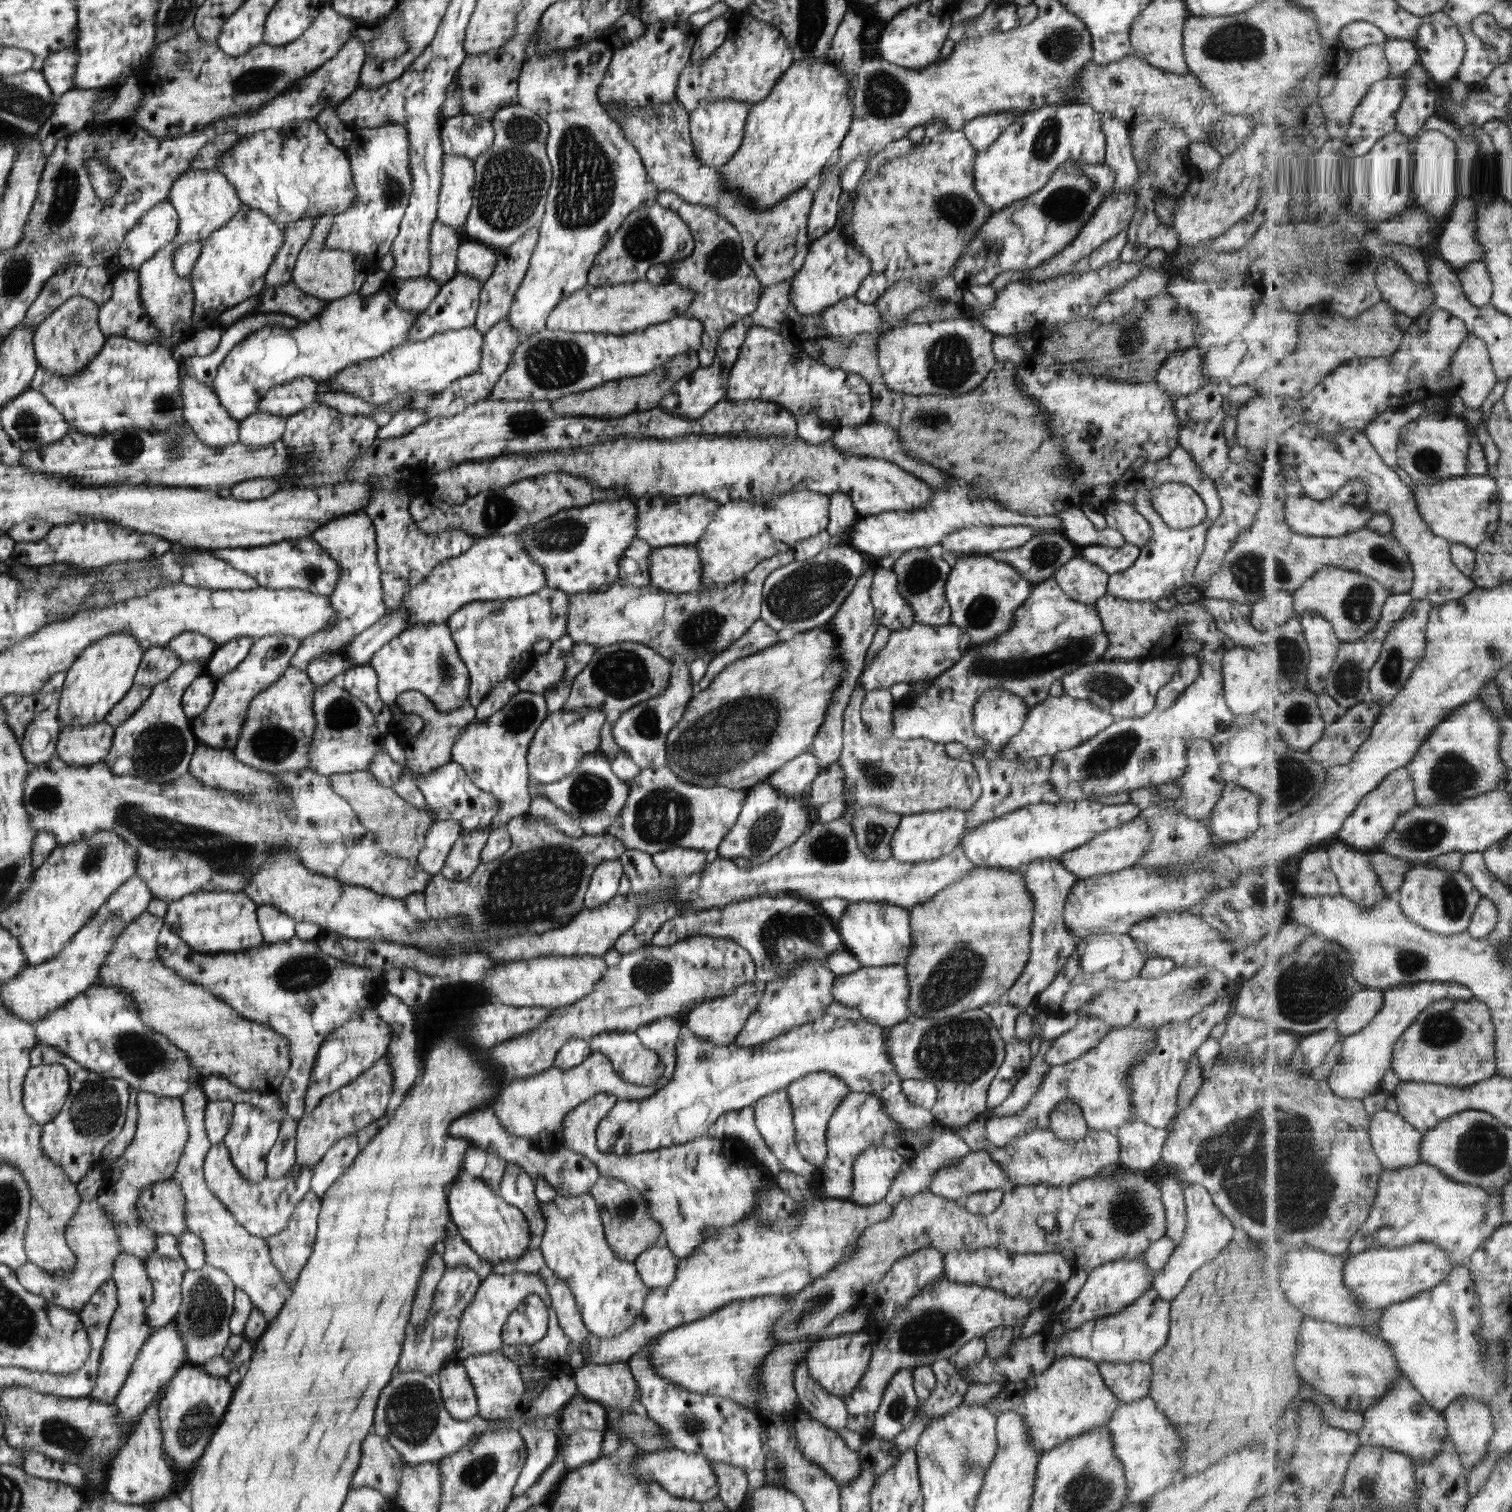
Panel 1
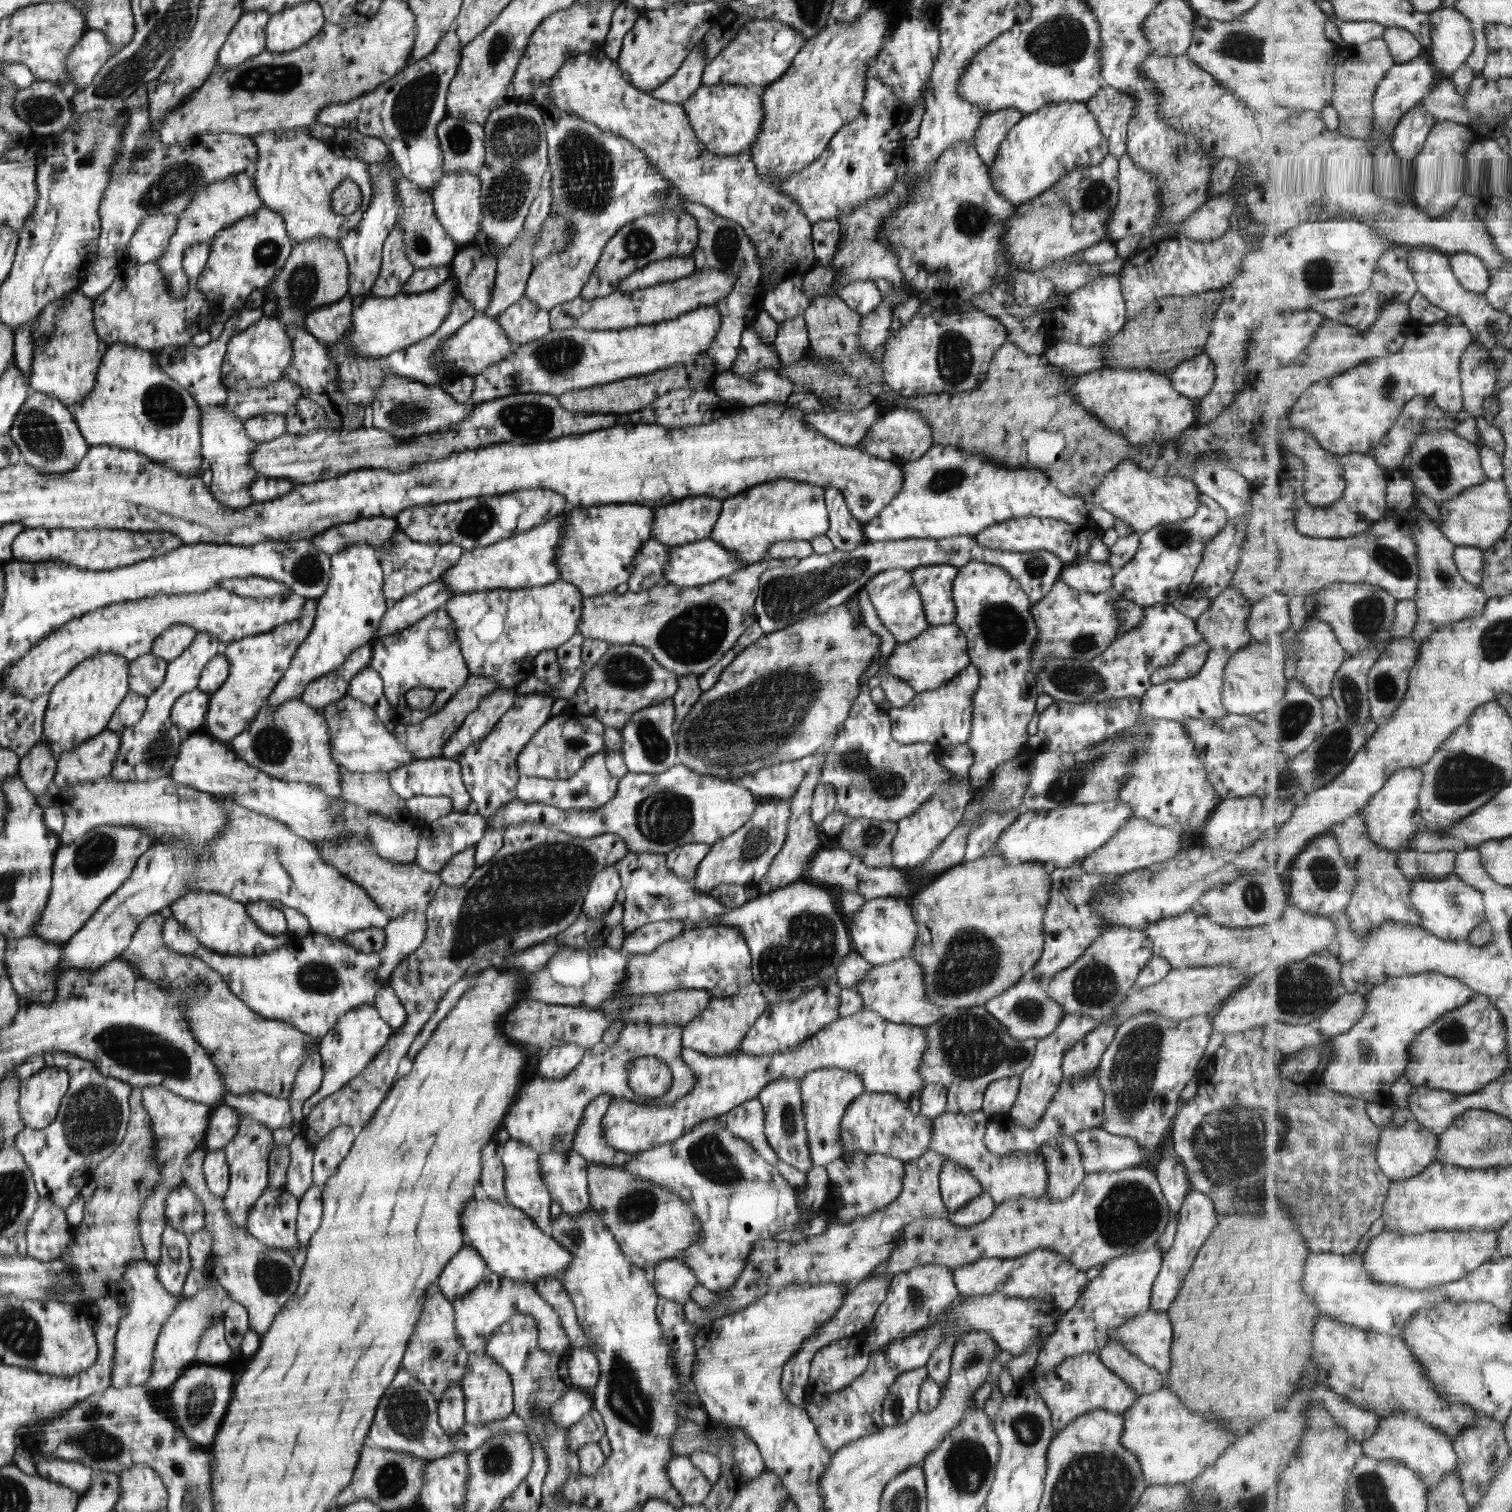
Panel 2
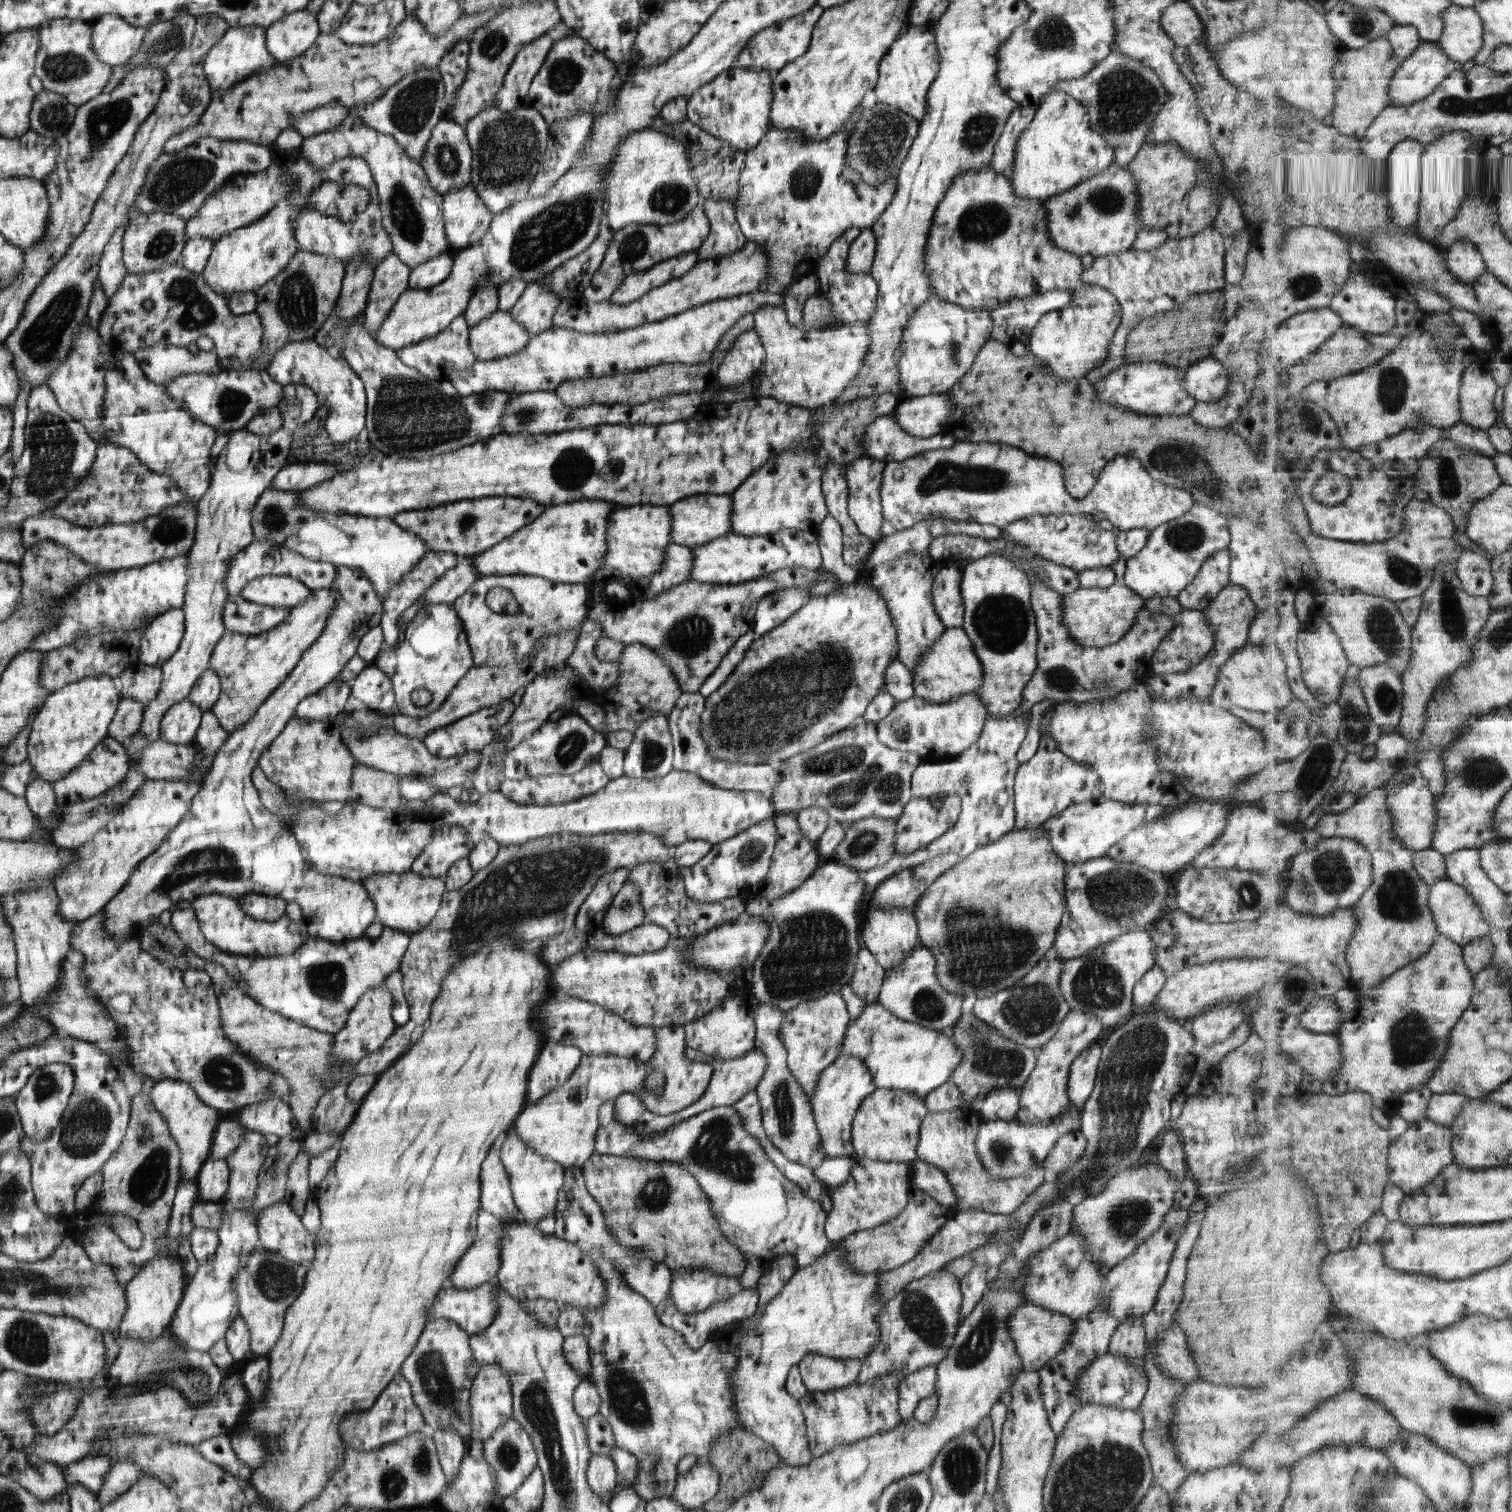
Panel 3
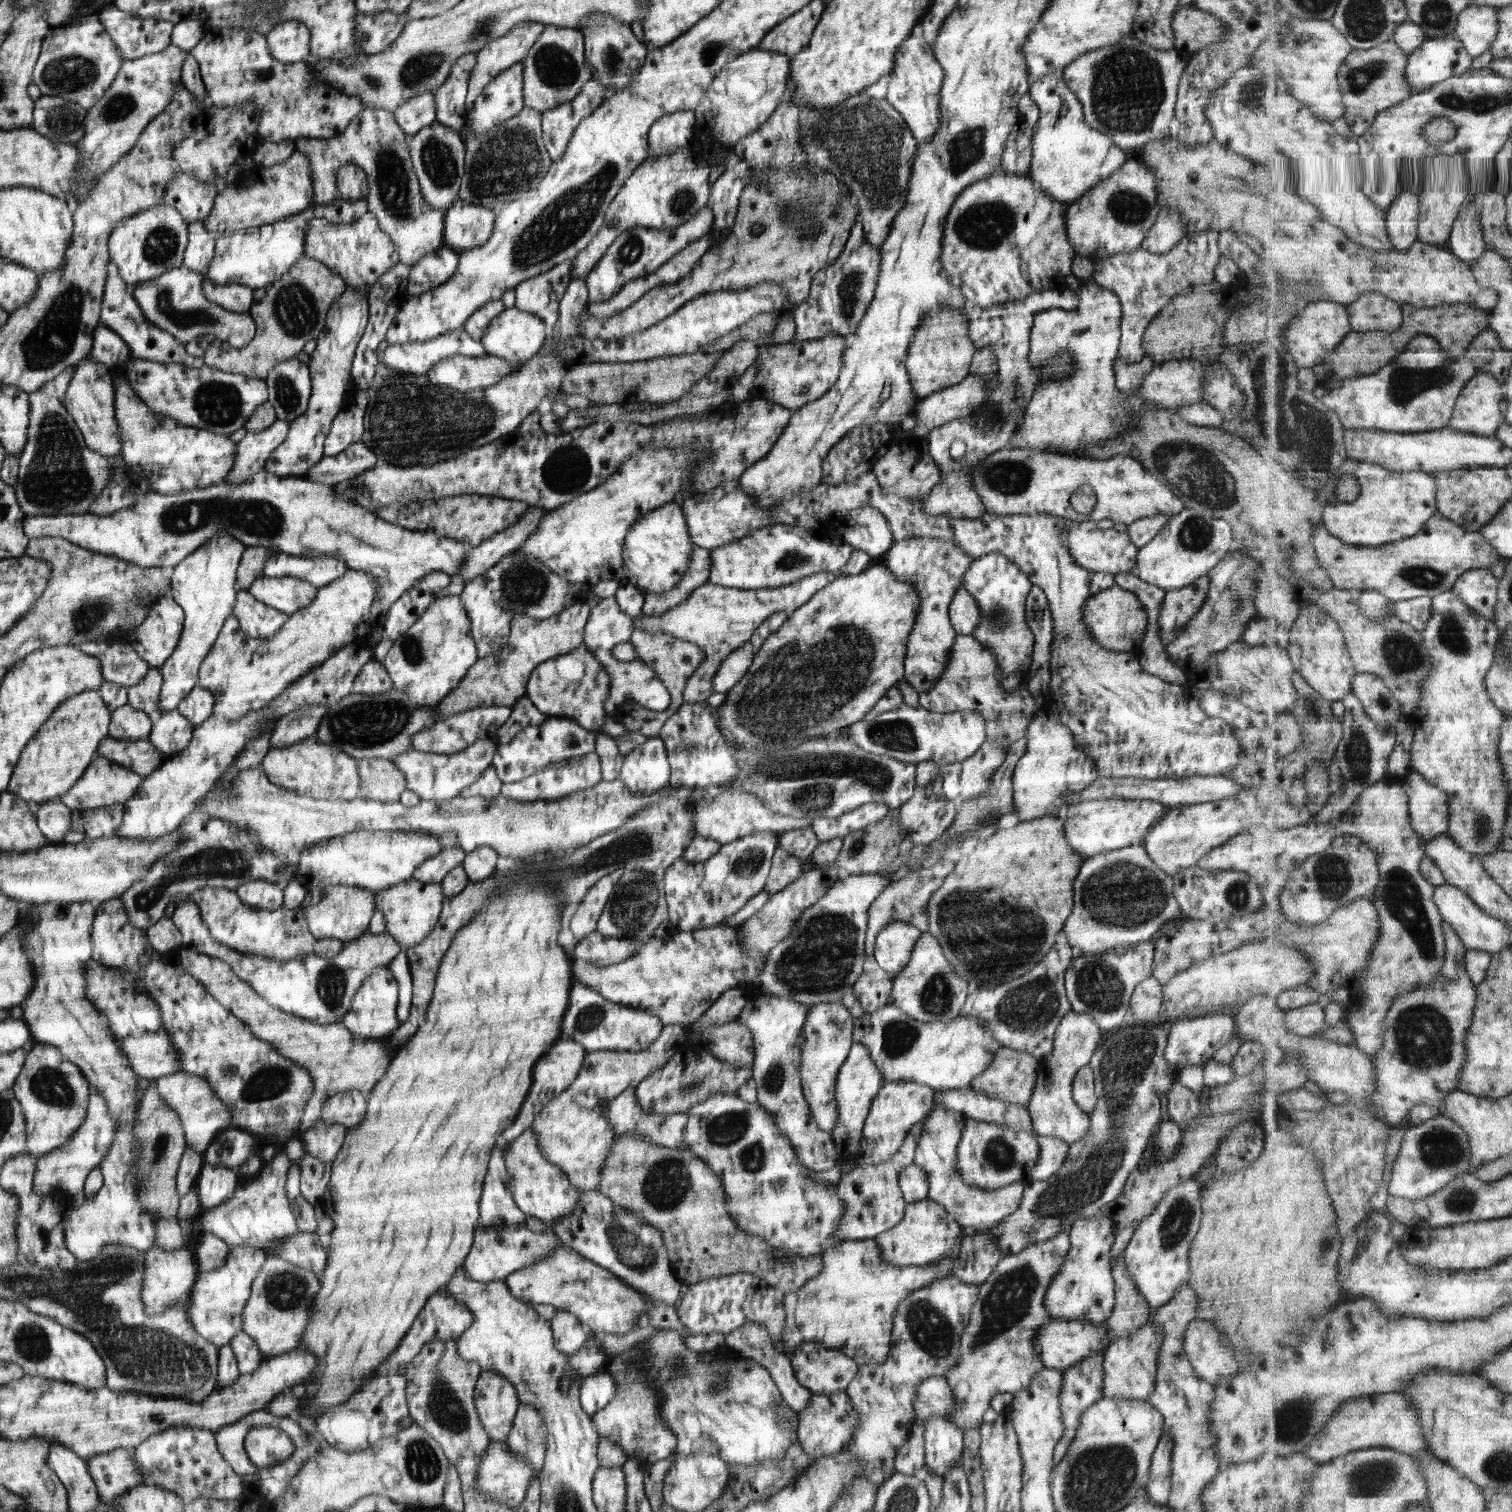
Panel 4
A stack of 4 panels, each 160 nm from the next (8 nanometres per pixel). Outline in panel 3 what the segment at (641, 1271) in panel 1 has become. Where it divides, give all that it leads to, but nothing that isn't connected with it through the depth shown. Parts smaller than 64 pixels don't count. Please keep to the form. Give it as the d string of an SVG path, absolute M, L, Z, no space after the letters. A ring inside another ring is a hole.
M688 1270L683 1274L672 1271L670 1299L682 1314L695 1314L709 1308L716 1300L742 1291L736 1277L717 1275L711 1270Z

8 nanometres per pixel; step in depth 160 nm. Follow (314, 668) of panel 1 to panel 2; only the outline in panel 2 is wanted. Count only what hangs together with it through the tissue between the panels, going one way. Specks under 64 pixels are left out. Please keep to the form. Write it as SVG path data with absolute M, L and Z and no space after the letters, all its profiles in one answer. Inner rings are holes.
M372 642L360 646L337 670L332 670L311 682L302 693L301 701L318 711L339 701L339 698L348 692L352 678L369 666L372 653Z

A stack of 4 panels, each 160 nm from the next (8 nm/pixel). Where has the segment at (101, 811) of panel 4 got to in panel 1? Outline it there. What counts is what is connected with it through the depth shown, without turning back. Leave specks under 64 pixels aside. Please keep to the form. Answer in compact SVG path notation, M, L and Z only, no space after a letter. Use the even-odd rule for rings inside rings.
M179 376L179 380L184 422L198 435L198 439L211 448L224 448L229 444L238 443L239 422L218 401L214 391L194 378ZM181 661L167 680L152 686L150 696L135 714L114 727L114 738L103 760L112 773L162 784L175 781L188 772L190 756L194 753L197 740L191 730L192 719L186 718L186 712L182 710L182 694L204 671L205 664L199 661Z

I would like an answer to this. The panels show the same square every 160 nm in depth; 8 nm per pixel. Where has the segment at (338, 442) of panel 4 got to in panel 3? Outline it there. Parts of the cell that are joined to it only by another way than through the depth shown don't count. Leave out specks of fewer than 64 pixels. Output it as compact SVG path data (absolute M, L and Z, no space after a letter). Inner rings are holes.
M313 338L288 342L283 348L279 348L273 354L265 372L281 386L299 383L314 390L317 401L328 408L324 426L328 438L334 444L343 444L363 430L366 413L363 383L344 361L333 359L325 347L319 346Z

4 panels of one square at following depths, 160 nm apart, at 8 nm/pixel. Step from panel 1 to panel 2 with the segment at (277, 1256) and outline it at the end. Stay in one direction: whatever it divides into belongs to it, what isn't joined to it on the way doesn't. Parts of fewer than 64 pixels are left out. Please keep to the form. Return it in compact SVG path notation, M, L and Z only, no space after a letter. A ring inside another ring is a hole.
M311 1186L306 1193L298 1200L298 1214L295 1220L295 1234L298 1240L299 1249L291 1256L295 1266L302 1268L306 1260L307 1246L311 1236L321 1225L322 1217L322 1196L321 1190L317 1186Z

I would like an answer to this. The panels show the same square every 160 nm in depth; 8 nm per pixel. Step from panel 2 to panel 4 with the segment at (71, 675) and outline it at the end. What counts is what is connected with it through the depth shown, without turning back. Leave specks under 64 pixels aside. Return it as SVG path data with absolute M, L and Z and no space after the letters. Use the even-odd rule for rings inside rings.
M84 690L63 700L22 751L7 792L22 798L31 809L67 793L90 766L99 741L109 734L110 714L98 690Z

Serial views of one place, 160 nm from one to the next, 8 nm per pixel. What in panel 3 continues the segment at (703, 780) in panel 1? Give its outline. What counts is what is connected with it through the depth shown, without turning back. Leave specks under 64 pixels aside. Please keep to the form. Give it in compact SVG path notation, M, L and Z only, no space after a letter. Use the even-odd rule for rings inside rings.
M866 575L865 582L859 581L852 585L837 585L836 589L833 589L829 594L810 598L779 626L768 630L759 638L754 638L751 641L747 652L733 669L733 672L713 694L704 699L704 710L701 717L699 717L699 738L703 738L703 742L707 746L707 752L713 758L722 761L740 762L739 764L767 763L775 765L791 755L805 752L811 749L811 746L819 745L819 742L823 742L825 738L847 729L855 718L863 716L872 698L883 691L884 670L890 665L890 660L896 658L897 651L896 630L889 609L885 599L869 584L868 576Z

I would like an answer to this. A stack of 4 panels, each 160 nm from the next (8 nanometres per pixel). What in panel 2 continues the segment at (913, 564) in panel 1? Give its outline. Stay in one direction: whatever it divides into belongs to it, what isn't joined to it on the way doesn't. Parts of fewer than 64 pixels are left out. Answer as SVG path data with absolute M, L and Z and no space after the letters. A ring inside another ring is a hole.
M929 564L910 570L912 585L918 590L925 620L931 626L953 623L956 613L952 599L952 580L958 567Z

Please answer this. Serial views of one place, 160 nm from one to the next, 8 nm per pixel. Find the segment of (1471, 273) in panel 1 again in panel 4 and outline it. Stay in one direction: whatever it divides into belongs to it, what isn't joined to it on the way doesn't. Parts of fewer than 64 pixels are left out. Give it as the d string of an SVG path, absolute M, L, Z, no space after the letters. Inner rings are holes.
M1471 198L1462 206L1454 230L1449 240L1449 250L1457 254L1469 266L1484 256L1489 249L1483 230L1482 210Z

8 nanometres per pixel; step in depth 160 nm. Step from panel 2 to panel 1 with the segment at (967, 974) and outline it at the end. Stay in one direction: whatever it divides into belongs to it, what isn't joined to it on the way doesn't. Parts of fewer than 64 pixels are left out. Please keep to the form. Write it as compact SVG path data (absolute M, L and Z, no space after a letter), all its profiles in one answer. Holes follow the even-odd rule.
M971 867L971 870L968 872L968 875L965 875L964 877L961 877L959 880L956 880L955 882L948 884L946 887L943 887L941 890L939 890L938 893L935 893L931 898L928 898L923 903L913 905L911 908L909 908L908 917L909 917L911 944L910 944L910 951L909 954L907 955L904 967L906 970L905 978L907 978L907 988L910 989L909 996L907 999L907 1008L910 1010L912 1019L952 1017L955 1016L956 1014L962 1013L963 1011L980 1009L981 1006L985 1006L985 1004L993 1005L997 1001L1002 1000L1003 996L1005 996L1005 994L1007 993L1007 990L1015 983L1015 981L1017 981L1017 978L1021 974L1023 967L1027 964L1027 961L1029 960L1030 930L1031 930L1032 916L1033 916L1032 908L1033 908L1032 898L1031 895L1029 894L1029 891L1027 890L1026 882L1024 881L1024 876L1021 874L1021 871L1017 873L1015 870L1009 870L1006 868L996 868L996 867Z

